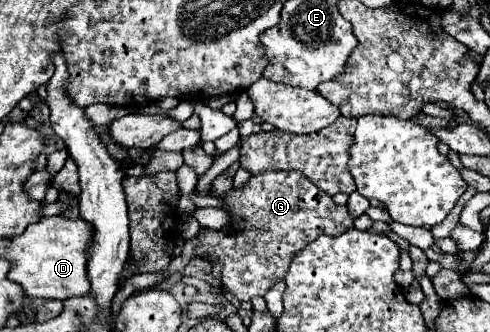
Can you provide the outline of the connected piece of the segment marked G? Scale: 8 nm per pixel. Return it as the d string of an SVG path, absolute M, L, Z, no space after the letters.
M266 171L252 175L246 185L220 195L230 215L230 225L214 231L202 227L194 257L222 265L222 287L212 289L214 295L230 293L238 301L264 297L274 279L284 279L292 257L312 243L318 235L342 235L354 227L354 217L346 205L336 205L330 195L322 193L300 171Z

